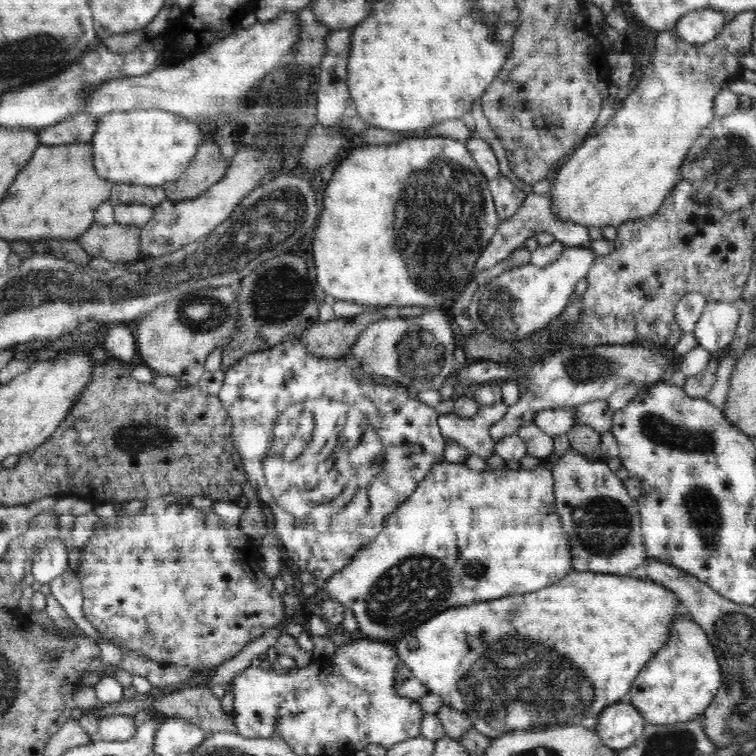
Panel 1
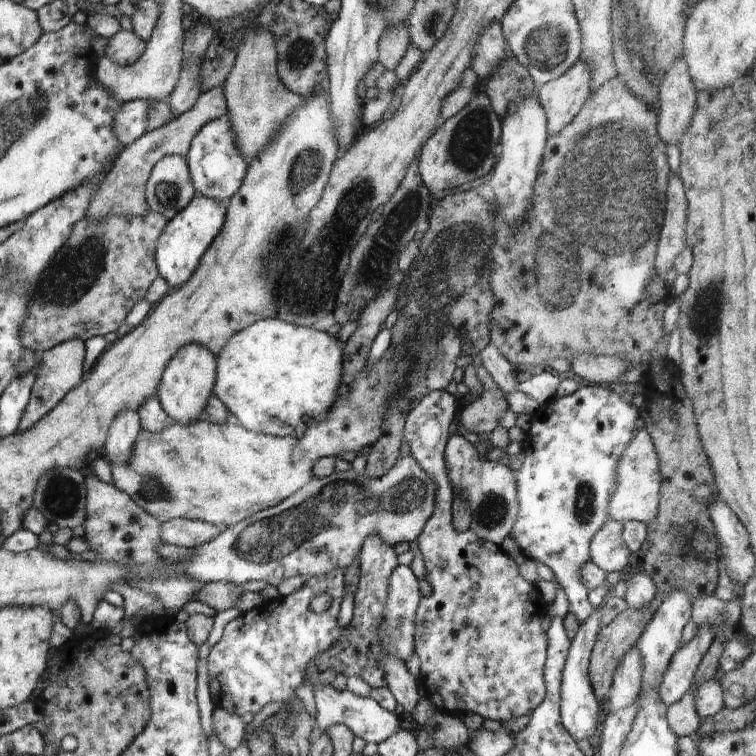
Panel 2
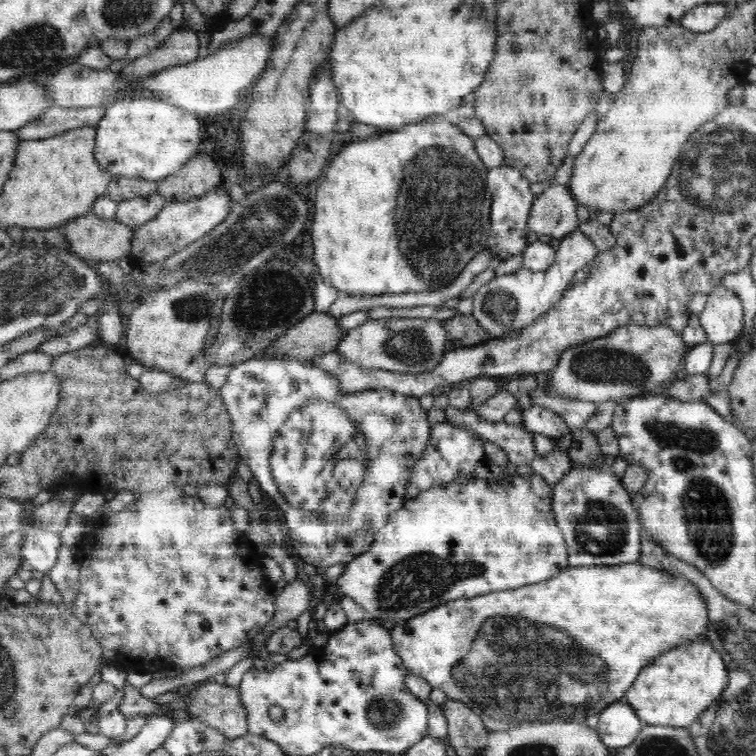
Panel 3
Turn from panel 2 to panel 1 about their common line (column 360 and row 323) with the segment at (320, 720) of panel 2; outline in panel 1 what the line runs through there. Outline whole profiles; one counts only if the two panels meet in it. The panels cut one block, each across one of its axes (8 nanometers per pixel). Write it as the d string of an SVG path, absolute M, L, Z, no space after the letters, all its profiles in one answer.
M709 300L693 330L698 345L712 354L728 346L738 328L740 308L740 302Z

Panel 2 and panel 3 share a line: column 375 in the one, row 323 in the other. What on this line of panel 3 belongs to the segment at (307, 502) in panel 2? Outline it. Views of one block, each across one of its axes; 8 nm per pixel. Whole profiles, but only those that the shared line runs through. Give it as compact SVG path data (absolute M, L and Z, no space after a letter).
M579 228L560 240L554 264L544 272L534 273L522 267L514 273L496 275L496 278L481 286L472 296L472 315L478 317L480 327L487 329L494 339L510 337L516 331L532 326L542 315L552 310L562 298L562 292L574 284L574 274L592 262L598 252L590 237L586 237Z

